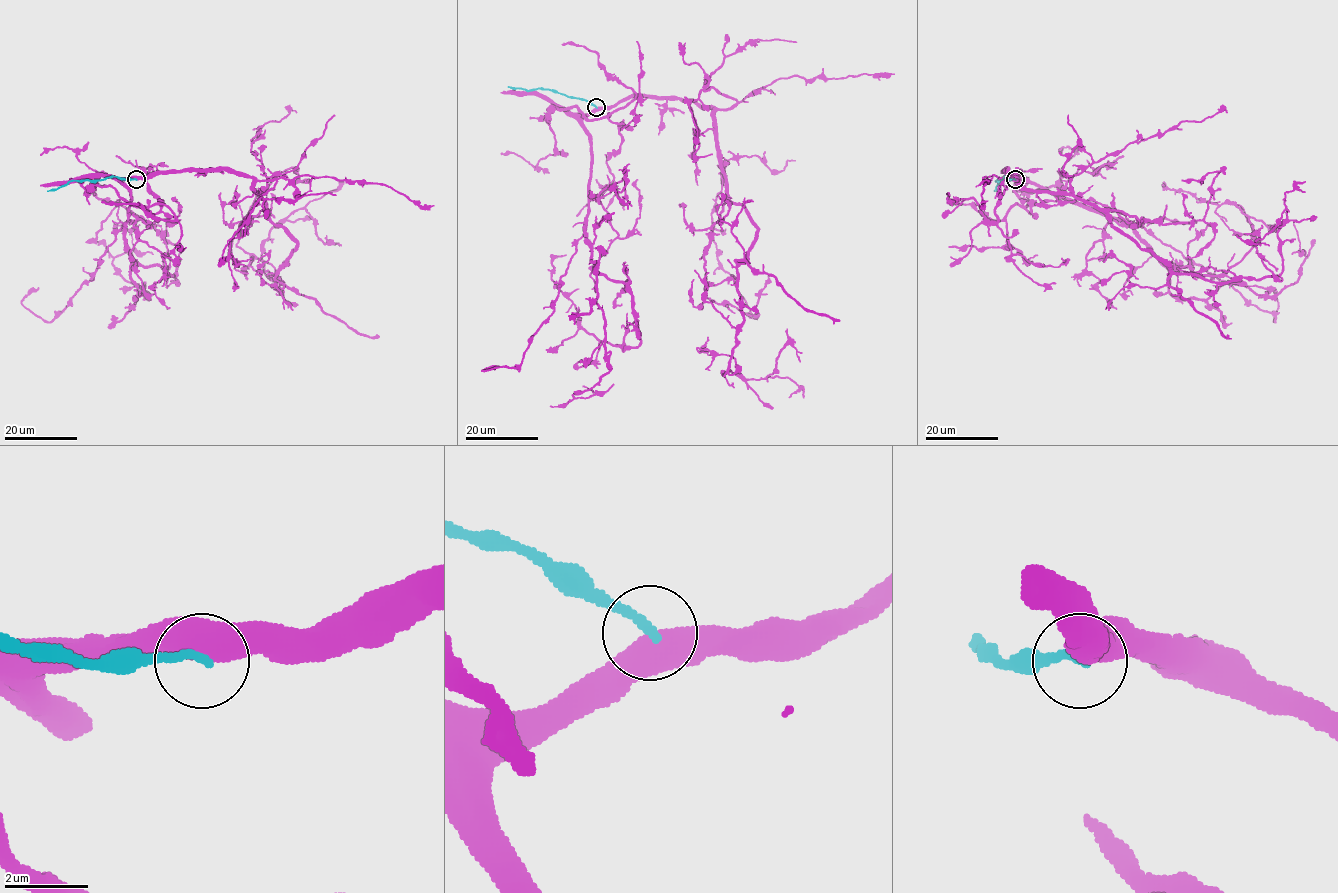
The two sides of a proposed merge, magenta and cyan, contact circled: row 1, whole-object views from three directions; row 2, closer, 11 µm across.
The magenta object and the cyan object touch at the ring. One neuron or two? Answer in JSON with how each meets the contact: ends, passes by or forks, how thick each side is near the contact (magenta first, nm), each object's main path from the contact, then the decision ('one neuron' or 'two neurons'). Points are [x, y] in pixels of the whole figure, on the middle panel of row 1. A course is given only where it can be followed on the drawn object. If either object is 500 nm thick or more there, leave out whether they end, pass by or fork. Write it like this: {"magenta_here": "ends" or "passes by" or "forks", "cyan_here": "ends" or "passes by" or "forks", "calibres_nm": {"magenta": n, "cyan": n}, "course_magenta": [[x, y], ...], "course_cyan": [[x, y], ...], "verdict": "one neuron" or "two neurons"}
{"magenta_here": "passes by", "cyan_here": "ends", "calibres_nm": {"magenta": 480, "cyan": 220}, "course_magenta": [[596, 107], [656, 95], [714, 110], [725, 194], [757, 228], [722, 374], [764, 378], [790, 344], [799, 361]], "course_cyan": [[596, 107], [550, 90], [528, 91], [508, 86]], "verdict": "two neurons"}

